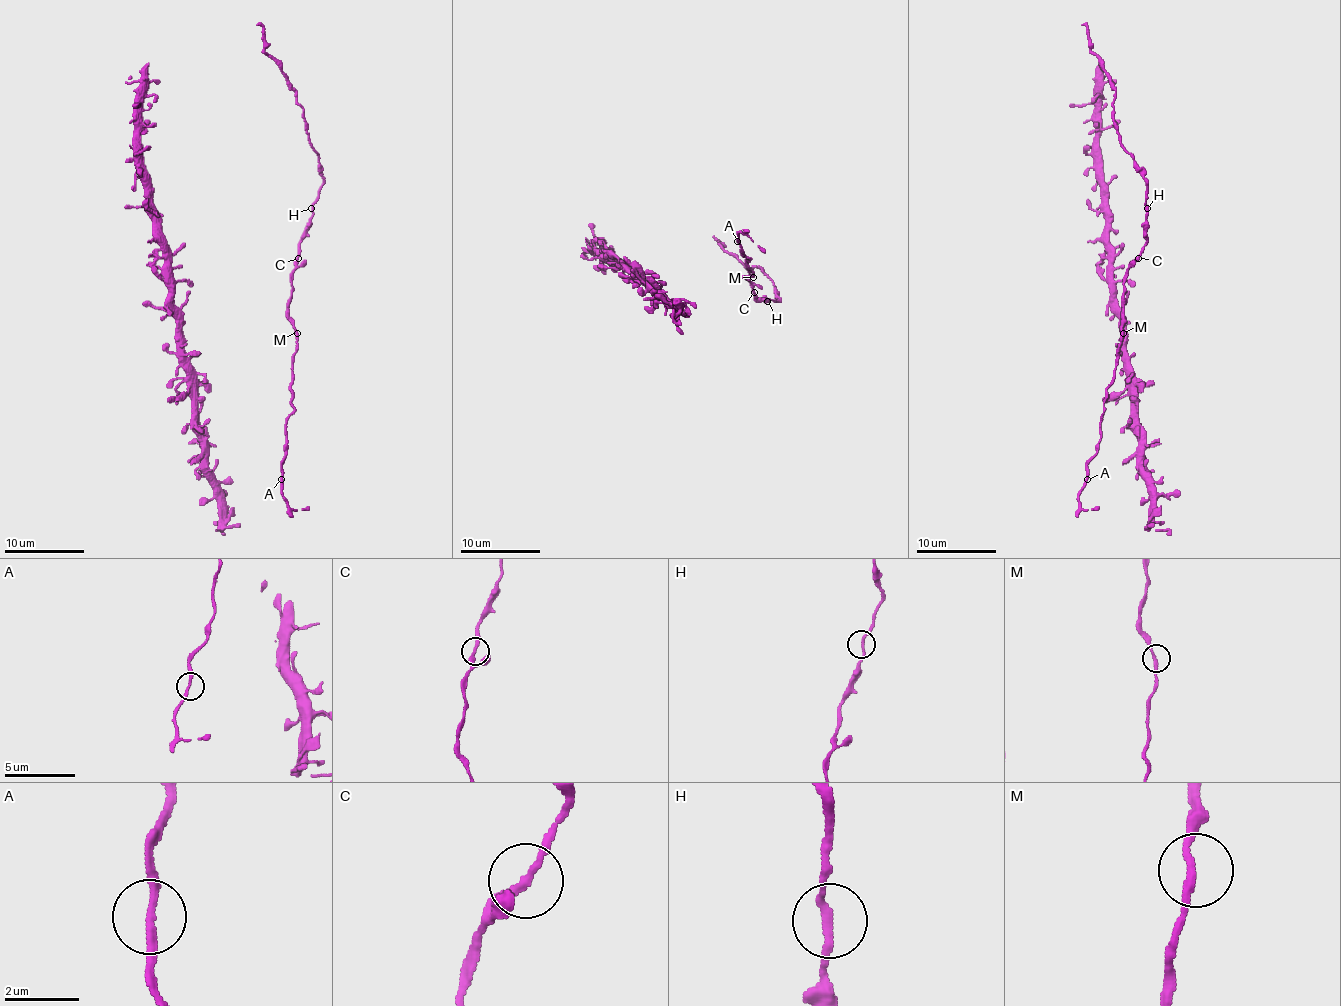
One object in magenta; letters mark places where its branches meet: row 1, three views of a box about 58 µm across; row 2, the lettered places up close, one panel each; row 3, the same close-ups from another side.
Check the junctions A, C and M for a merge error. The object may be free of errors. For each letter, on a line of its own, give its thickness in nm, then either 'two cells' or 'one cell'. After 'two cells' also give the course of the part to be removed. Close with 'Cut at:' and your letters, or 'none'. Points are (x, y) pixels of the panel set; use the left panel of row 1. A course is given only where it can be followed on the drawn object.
A: 200 nm thick; one cell
C: 220 nm thick; one cell
M: 200 nm thick; one cell
Cut at: none

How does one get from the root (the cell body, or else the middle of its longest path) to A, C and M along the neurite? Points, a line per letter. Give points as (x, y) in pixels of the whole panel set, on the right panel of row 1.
A: (1101, 421), (1101, 441), (1095, 457), (1087, 465), (1087, 479)
C: (1101, 421), (1105, 389), (1113, 379), (1121, 343), (1123, 279), (1137, 258)
M: (1101, 421), (1105, 389), (1113, 379), (1123, 333)

